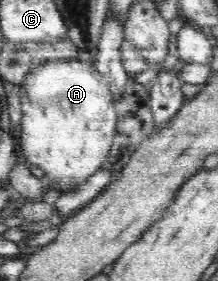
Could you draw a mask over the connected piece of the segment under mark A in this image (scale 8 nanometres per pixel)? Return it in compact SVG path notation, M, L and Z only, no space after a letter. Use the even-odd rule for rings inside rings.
M62 59L32 68L20 87L22 132L17 141L17 151L23 161L36 164L45 172L43 179L46 186L73 191L100 170L117 134L115 100L108 85L96 70L75 59Z

